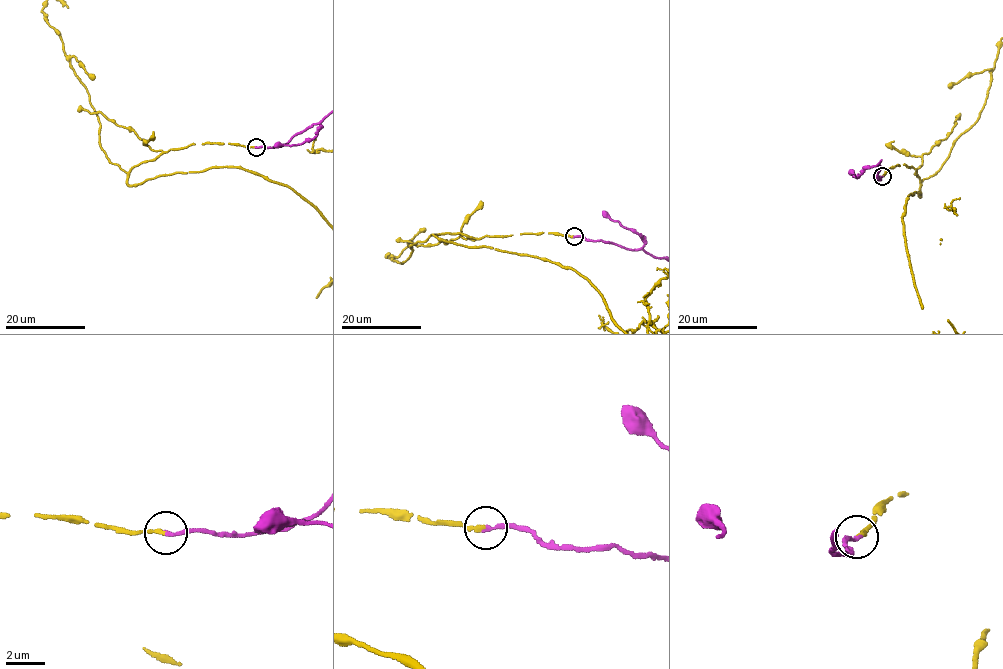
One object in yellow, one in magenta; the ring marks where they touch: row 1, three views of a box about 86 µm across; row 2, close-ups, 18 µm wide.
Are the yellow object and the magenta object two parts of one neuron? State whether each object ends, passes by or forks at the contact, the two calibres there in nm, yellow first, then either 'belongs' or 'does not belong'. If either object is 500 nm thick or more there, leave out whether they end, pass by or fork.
yellow ends; magenta ends; calibres 220 and 200 nm; belongs

